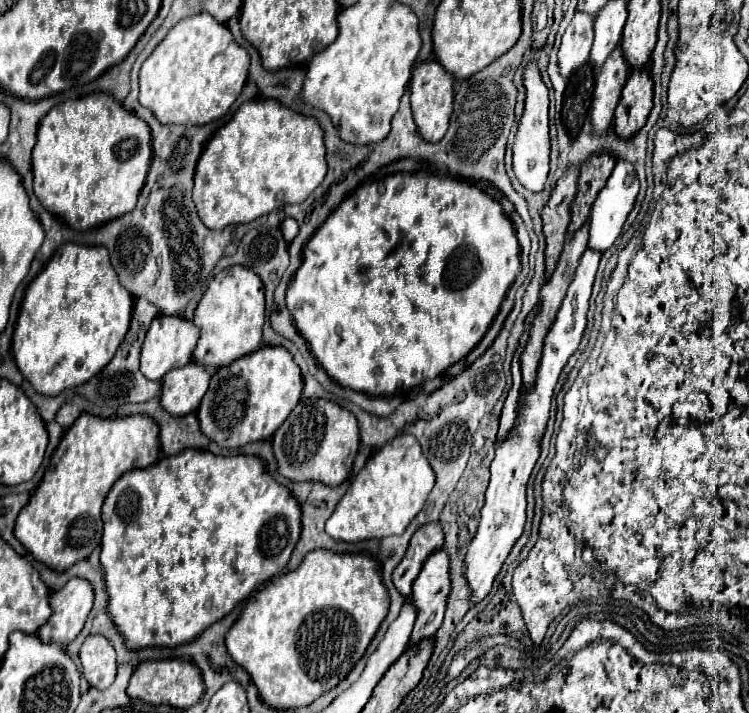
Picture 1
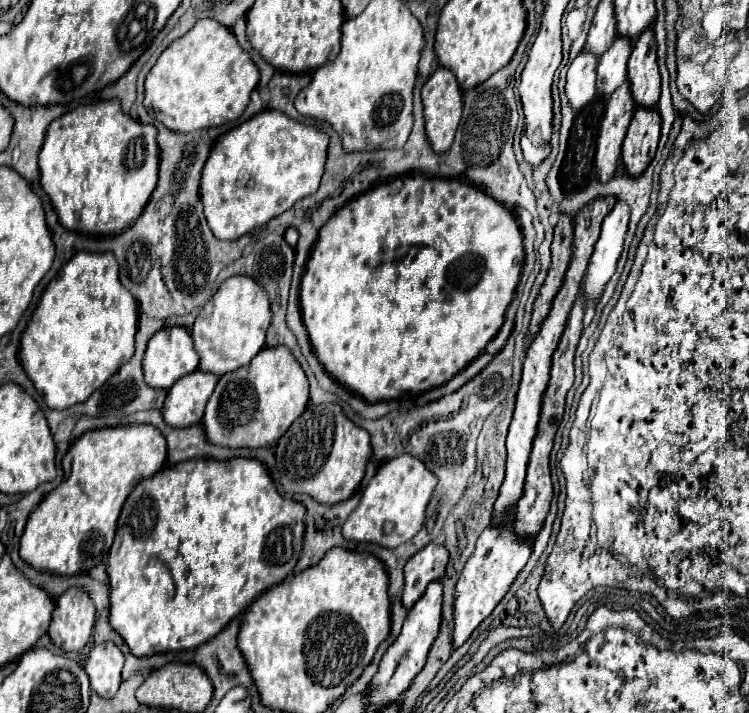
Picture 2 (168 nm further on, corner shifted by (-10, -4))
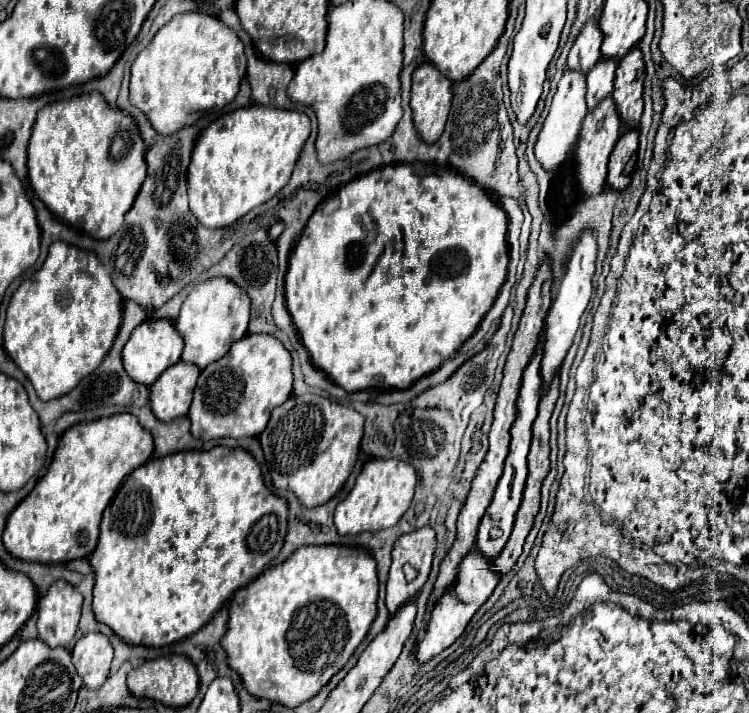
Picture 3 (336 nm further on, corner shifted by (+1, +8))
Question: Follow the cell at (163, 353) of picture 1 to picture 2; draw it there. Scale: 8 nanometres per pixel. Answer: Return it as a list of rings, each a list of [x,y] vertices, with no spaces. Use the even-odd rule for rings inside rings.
[[[180,326],[158,330],[146,348],[144,380],[150,388],[168,390],[180,376],[198,368],[198,354],[194,352],[190,332]]]

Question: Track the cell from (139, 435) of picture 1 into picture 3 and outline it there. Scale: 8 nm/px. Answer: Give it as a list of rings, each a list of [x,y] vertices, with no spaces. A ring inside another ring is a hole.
[[[113,414],[71,426],[59,440],[47,474],[11,512],[3,544],[19,560],[61,564],[89,558],[99,538],[101,514],[123,478],[153,454],[153,436],[131,414]]]

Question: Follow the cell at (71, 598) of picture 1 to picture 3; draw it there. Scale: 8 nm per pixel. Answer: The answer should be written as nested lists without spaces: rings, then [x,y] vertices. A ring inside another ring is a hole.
[[[57,580],[37,606],[39,638],[51,648],[67,646],[77,632],[81,604],[83,596],[77,588],[65,580]]]

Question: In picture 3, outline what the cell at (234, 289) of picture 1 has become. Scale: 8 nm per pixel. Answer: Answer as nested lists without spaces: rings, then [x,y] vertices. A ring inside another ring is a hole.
[[[223,276],[197,284],[185,298],[179,320],[175,320],[175,328],[185,340],[181,360],[203,370],[207,364],[227,354],[229,346],[247,334],[249,308],[251,298],[247,296],[247,292],[243,292],[243,288],[239,288],[237,284],[231,284],[231,280],[223,280]]]

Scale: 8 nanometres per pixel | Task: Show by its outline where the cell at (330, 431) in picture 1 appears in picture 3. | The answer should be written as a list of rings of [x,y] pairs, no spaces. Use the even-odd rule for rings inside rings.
[[[293,394],[283,406],[273,410],[267,428],[259,436],[273,484],[295,492],[307,508],[327,502],[345,484],[355,466],[363,420],[353,408],[341,406],[325,396]]]

